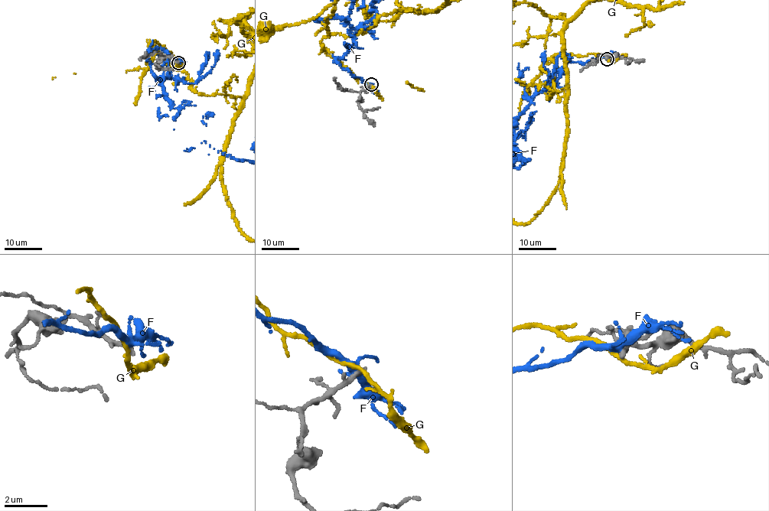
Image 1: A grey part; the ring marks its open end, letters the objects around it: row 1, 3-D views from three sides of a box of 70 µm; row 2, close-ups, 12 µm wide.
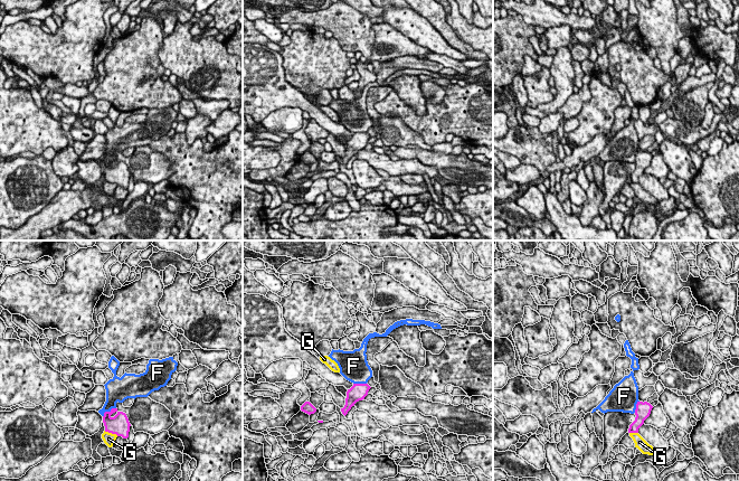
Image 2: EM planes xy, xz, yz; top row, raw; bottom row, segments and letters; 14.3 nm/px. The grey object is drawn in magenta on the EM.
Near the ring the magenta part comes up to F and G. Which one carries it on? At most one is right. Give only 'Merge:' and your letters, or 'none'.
Merge: none

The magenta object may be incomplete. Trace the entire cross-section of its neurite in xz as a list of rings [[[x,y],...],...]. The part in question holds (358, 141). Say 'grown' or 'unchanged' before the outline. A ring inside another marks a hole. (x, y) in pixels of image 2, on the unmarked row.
unchanged; [[[353,133],[347,141],[345,154],[341,158],[342,163],[345,166],[357,151],[364,149],[370,138],[368,133]]]

